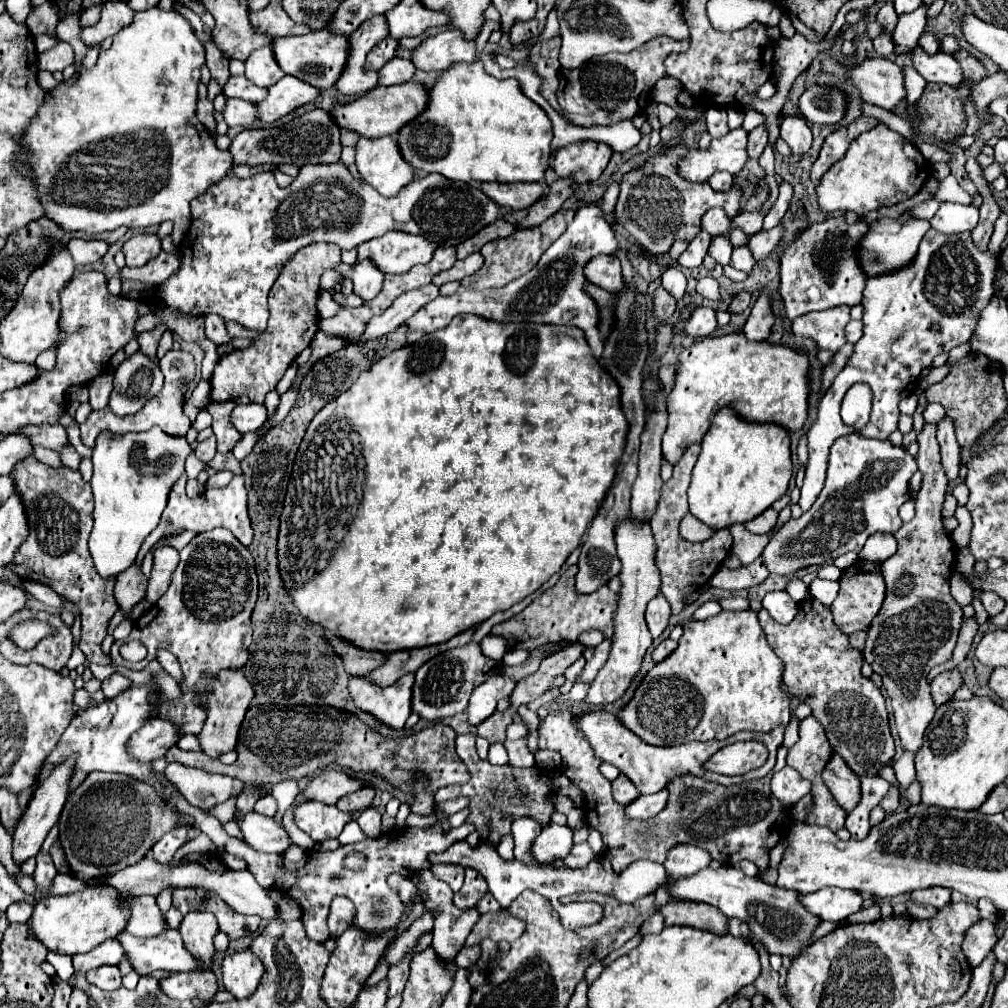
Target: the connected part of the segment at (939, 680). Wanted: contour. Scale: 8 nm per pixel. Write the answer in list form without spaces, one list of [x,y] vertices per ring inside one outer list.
[[[954,668],[954,670],[948,670],[948,672],[942,672],[938,674],[934,680],[932,680],[932,698],[936,702],[936,706],[940,706],[942,702],[948,702],[954,694],[954,690],[962,684],[962,678],[960,678],[960,672]]]

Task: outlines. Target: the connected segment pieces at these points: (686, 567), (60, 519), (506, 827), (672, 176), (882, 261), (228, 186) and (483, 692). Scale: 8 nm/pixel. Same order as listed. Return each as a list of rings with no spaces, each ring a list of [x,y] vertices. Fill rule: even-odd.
[[[700,442],[690,446],[682,454],[682,458],[674,464],[674,474],[672,474],[672,478],[668,482],[664,482],[662,498],[658,502],[658,510],[656,510],[654,518],[650,520],[654,542],[656,542],[656,558],[654,558],[654,562],[658,566],[658,570],[660,570],[660,580],[662,580],[660,590],[668,598],[668,602],[672,606],[672,614],[680,614],[688,606],[686,604],[688,596],[694,594],[696,590],[700,590],[704,584],[708,584],[708,580],[720,570],[720,564],[724,562],[724,558],[732,550],[732,534],[730,534],[730,530],[720,530],[710,540],[704,540],[704,542],[688,542],[686,538],[680,536],[680,522],[690,512],[688,500],[686,500],[686,490],[690,486],[690,474],[692,474],[692,468],[696,464],[698,454],[700,454]]]
[[[34,456],[26,458],[24,462],[18,462],[14,468],[14,482],[16,492],[22,496],[26,512],[28,512],[28,524],[30,524],[30,536],[28,540],[18,548],[14,560],[10,562],[10,570],[24,578],[34,580],[50,586],[60,596],[68,596],[72,602],[76,602],[82,610],[82,638],[80,638],[80,650],[86,654],[90,664],[112,664],[110,654],[102,652],[102,640],[108,630],[108,622],[118,610],[118,604],[114,602],[114,582],[116,578],[102,578],[94,570],[94,562],[88,552],[88,536],[92,530],[92,510],[94,510],[94,496],[90,482],[82,478],[78,470],[70,468],[50,468],[42,462],[38,462]]]
[[[460,734],[456,738],[456,752],[464,760],[464,764],[470,770],[470,782],[462,786],[446,786],[436,792],[436,802],[444,802],[450,798],[468,798],[468,818],[466,822],[476,826],[476,832],[480,834],[480,844],[490,842],[496,846],[502,838],[502,834],[510,834],[510,824],[516,818],[522,818],[530,814],[542,828],[550,824],[550,816],[554,814],[554,802],[550,800],[554,794],[552,782],[556,776],[560,776],[560,770],[544,770],[538,766],[532,768],[514,768],[512,764],[494,766],[488,760],[478,758],[476,746],[474,746],[474,734]]]
[[[676,118],[670,126],[662,128],[662,152],[650,156],[642,166],[626,172],[620,184],[614,218],[636,240],[636,244],[652,256],[668,254],[674,240],[694,240],[702,230],[700,220],[710,208],[722,208],[728,218],[740,214],[740,186],[734,184],[726,192],[716,192],[710,188],[708,182],[686,182],[686,178],[678,174],[678,162],[688,154],[688,146],[680,140],[686,126],[686,120]],[[672,140],[676,140],[674,146],[670,146]]]
[[[880,218],[872,222],[868,234],[860,242],[860,252],[858,252],[858,258],[866,276],[878,276],[878,274],[896,270],[900,266],[906,266],[906,262],[910,262],[916,256],[918,244],[928,228],[930,228],[930,222],[920,218],[914,218],[908,222],[902,222],[900,218]]]
[[[306,164],[306,166],[300,168],[298,176],[294,178],[294,182],[292,182],[288,188],[280,188],[280,186],[276,184],[272,172],[262,172],[262,174],[256,174],[256,176],[252,176],[252,178],[246,178],[246,180],[240,180],[240,178],[234,178],[234,176],[228,174],[226,178],[222,178],[222,180],[216,182],[214,186],[210,186],[210,188],[206,190],[206,194],[194,198],[194,200],[190,202],[190,208],[192,208],[192,226],[190,226],[190,230],[188,230],[186,240],[182,242],[184,248],[180,248],[180,252],[182,252],[180,270],[178,270],[176,274],[172,274],[166,282],[162,282],[160,288],[156,288],[156,296],[160,294],[160,296],[162,296],[160,302],[162,302],[166,308],[174,310],[174,312],[180,312],[180,314],[194,314],[194,316],[200,316],[200,314],[202,314],[202,316],[206,316],[206,314],[220,314],[220,316],[224,316],[226,320],[240,322],[240,324],[242,324],[244,328],[248,328],[248,330],[260,330],[260,332],[266,330],[268,316],[270,316],[268,302],[266,302],[268,290],[270,290],[270,286],[274,284],[274,280],[278,278],[282,266],[284,266],[302,246],[308,246],[308,244],[314,244],[314,242],[332,242],[332,244],[340,246],[342,250],[352,250],[352,248],[356,248],[358,244],[362,244],[362,242],[366,242],[366,240],[372,240],[372,238],[376,238],[376,236],[386,234],[388,230],[402,230],[402,232],[408,232],[408,234],[422,234],[424,238],[428,238],[430,242],[434,242],[434,244],[438,244],[438,246],[458,246],[458,244],[464,242],[466,238],[474,236],[474,234],[476,234],[480,228],[484,228],[486,224],[490,224],[490,222],[494,222],[494,220],[498,220],[498,218],[504,216],[502,208],[500,208],[494,200],[490,200],[486,194],[482,194],[478,188],[470,186],[468,182],[452,182],[452,180],[448,180],[448,178],[442,178],[440,174],[428,174],[426,178],[414,180],[412,184],[408,184],[406,188],[402,188],[400,194],[396,194],[394,198],[384,198],[384,196],[380,196],[376,190],[372,190],[372,186],[368,186],[366,180],[356,180],[344,164]]]
[[[494,674],[494,678],[488,678],[482,682],[482,686],[476,686],[470,704],[468,704],[468,722],[470,724],[480,724],[486,720],[494,710],[500,698],[508,698],[514,692],[516,682],[504,674]]]

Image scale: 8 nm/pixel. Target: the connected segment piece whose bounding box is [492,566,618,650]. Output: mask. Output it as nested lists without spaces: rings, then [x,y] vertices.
[[[570,566],[560,576],[556,586],[542,592],[528,608],[524,608],[520,614],[512,616],[512,620],[496,624],[492,628],[492,634],[506,636],[510,640],[508,642],[510,650],[516,650],[516,648],[534,650],[540,644],[558,642],[558,640],[572,642],[572,640],[578,640],[578,636],[588,630],[600,630],[600,632],[604,632],[606,638],[610,638],[610,634],[614,634],[614,610],[618,608],[618,594],[614,594],[608,586],[602,586],[600,590],[586,594],[586,596],[576,594],[576,590],[574,590],[576,572],[578,572],[578,566]]]

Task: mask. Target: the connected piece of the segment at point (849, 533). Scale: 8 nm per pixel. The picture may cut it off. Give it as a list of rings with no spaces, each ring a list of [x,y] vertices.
[[[858,432],[838,438],[830,448],[826,484],[822,492],[818,494],[814,506],[810,506],[810,510],[804,512],[800,518],[790,518],[776,532],[772,532],[762,552],[768,572],[780,574],[780,576],[792,576],[796,574],[796,570],[802,570],[812,564],[818,564],[818,566],[832,564],[838,556],[846,552],[860,552],[866,538],[872,536],[874,532],[888,532],[888,534],[898,532],[902,526],[898,508],[910,498],[908,480],[914,472],[916,472],[916,460],[914,456],[908,454],[904,446],[894,446],[890,440],[862,438]]]

